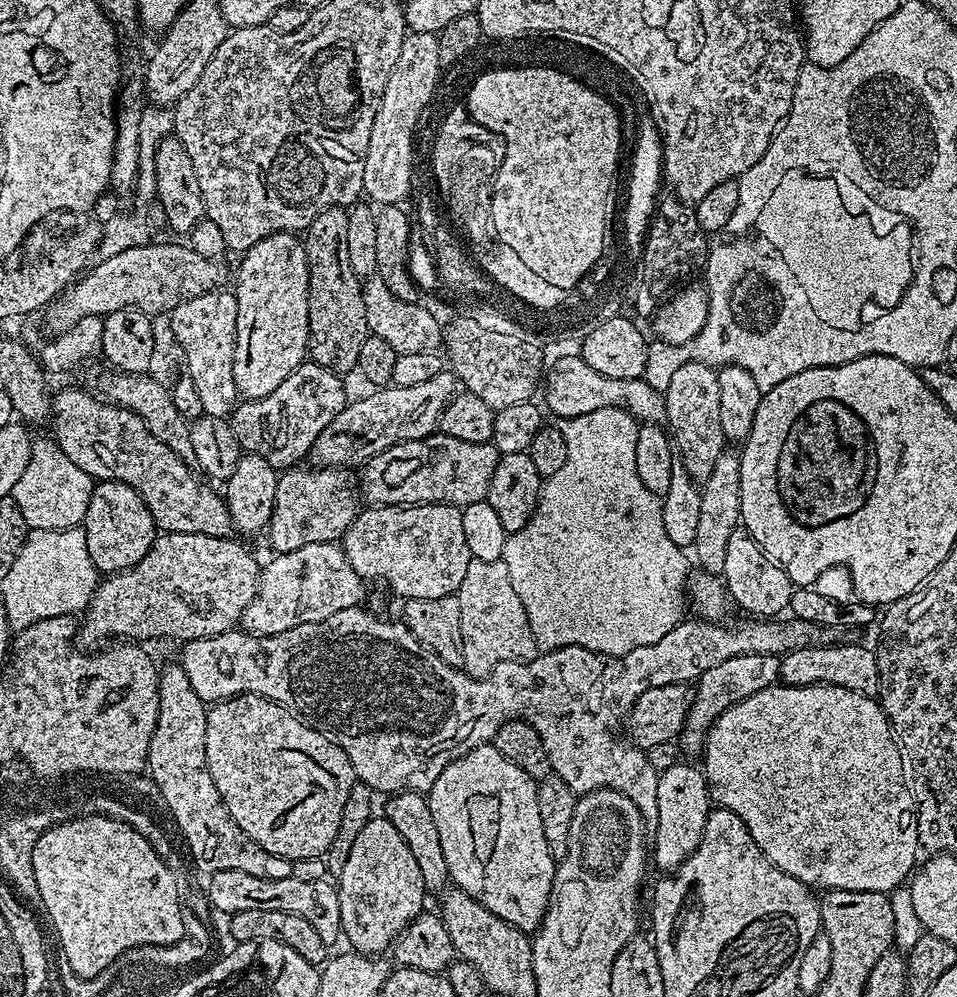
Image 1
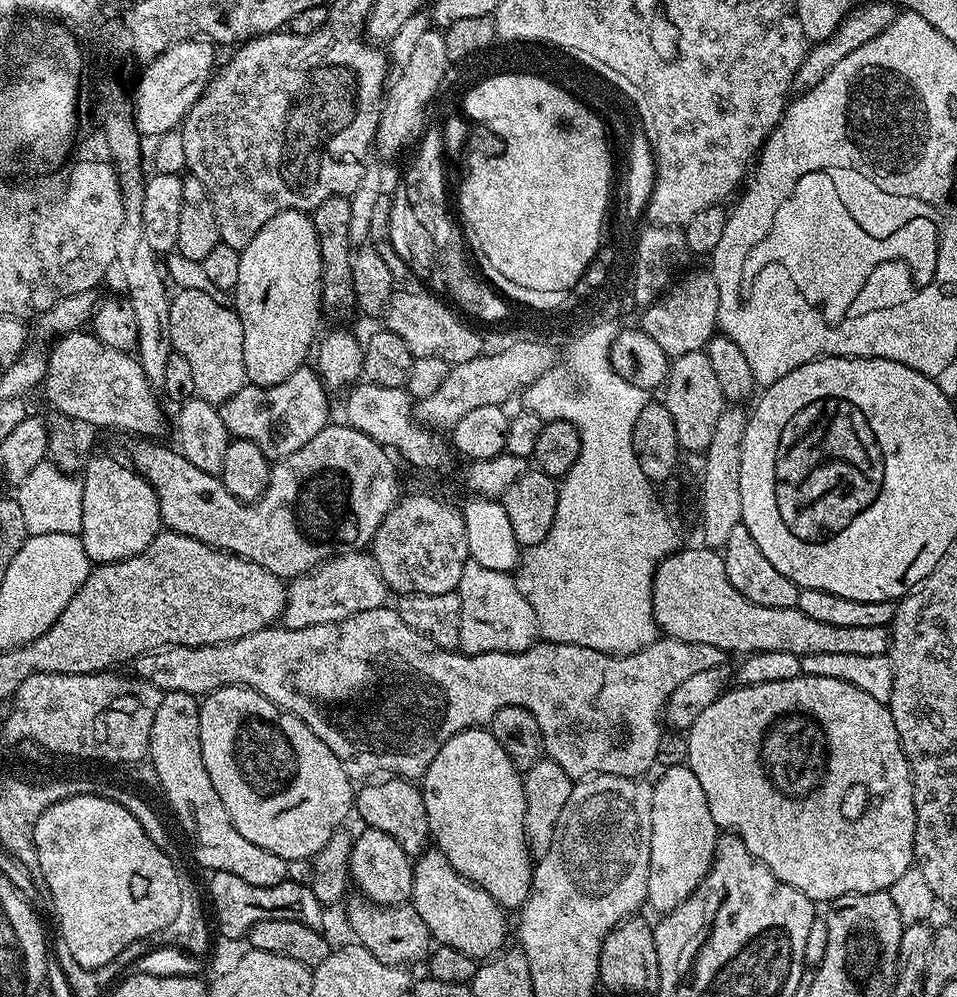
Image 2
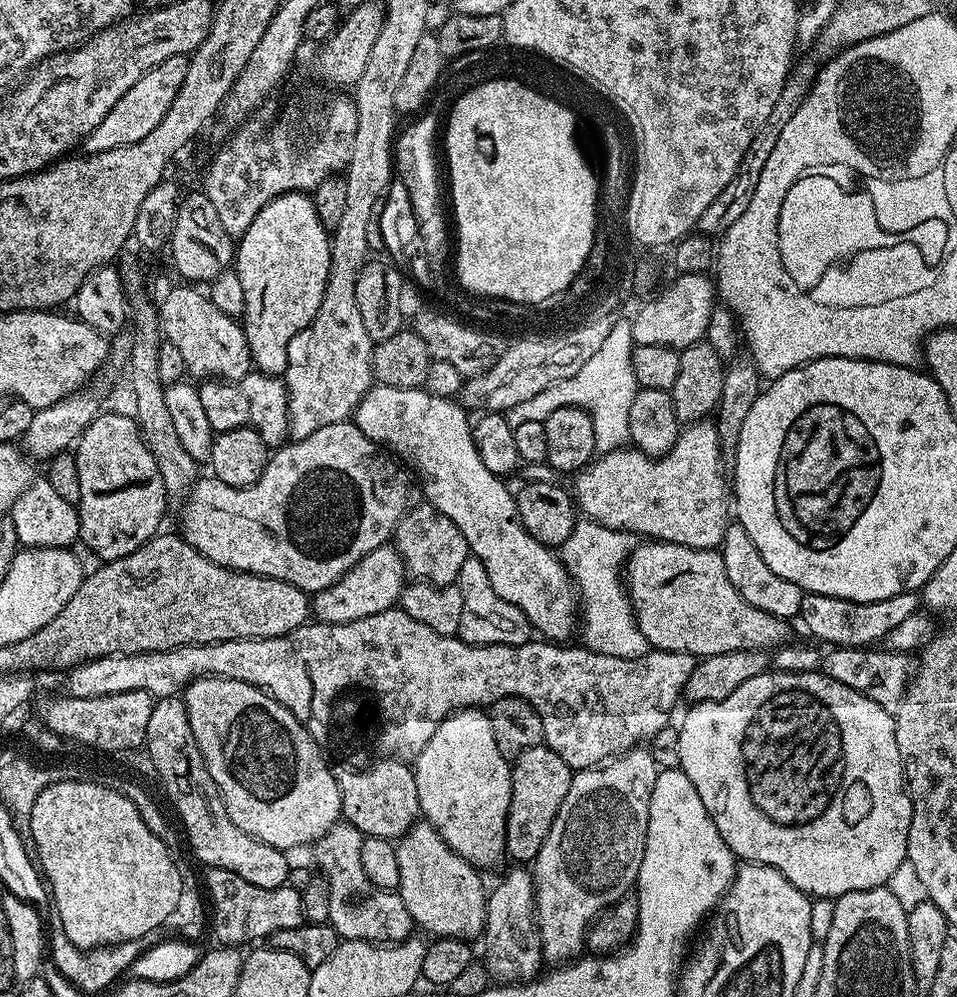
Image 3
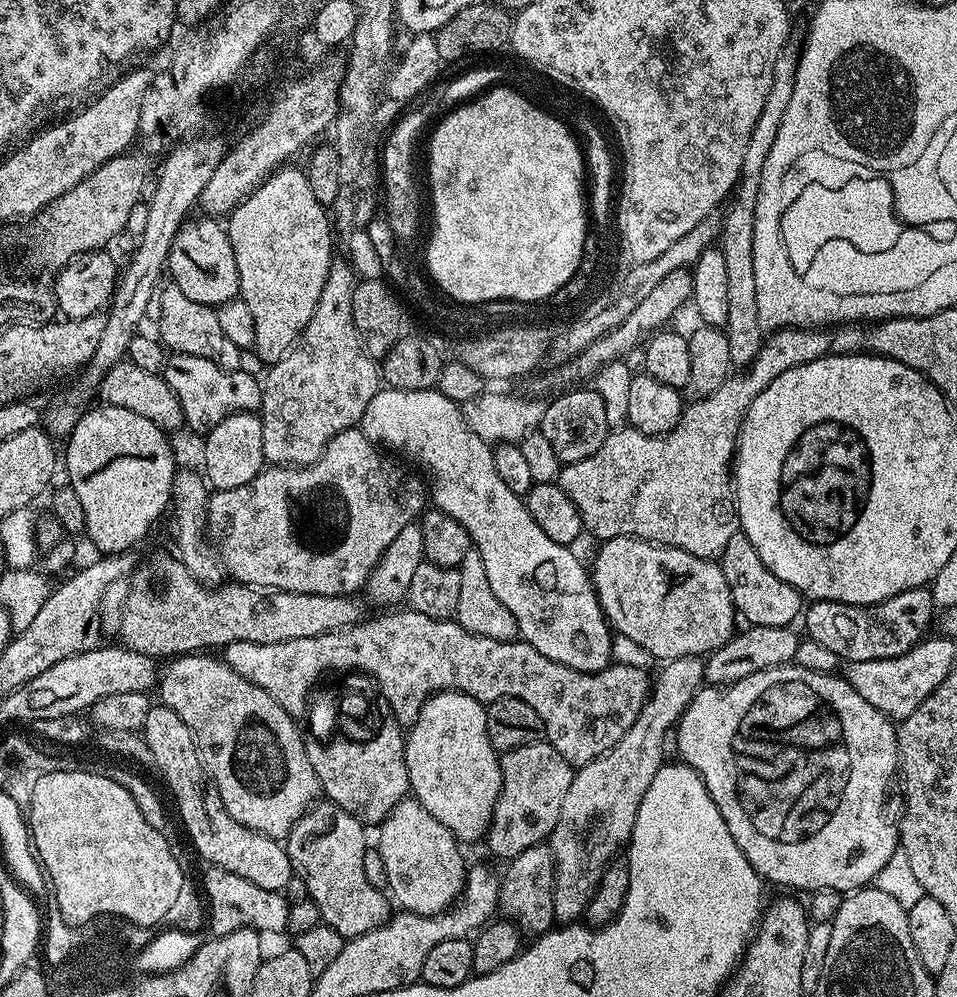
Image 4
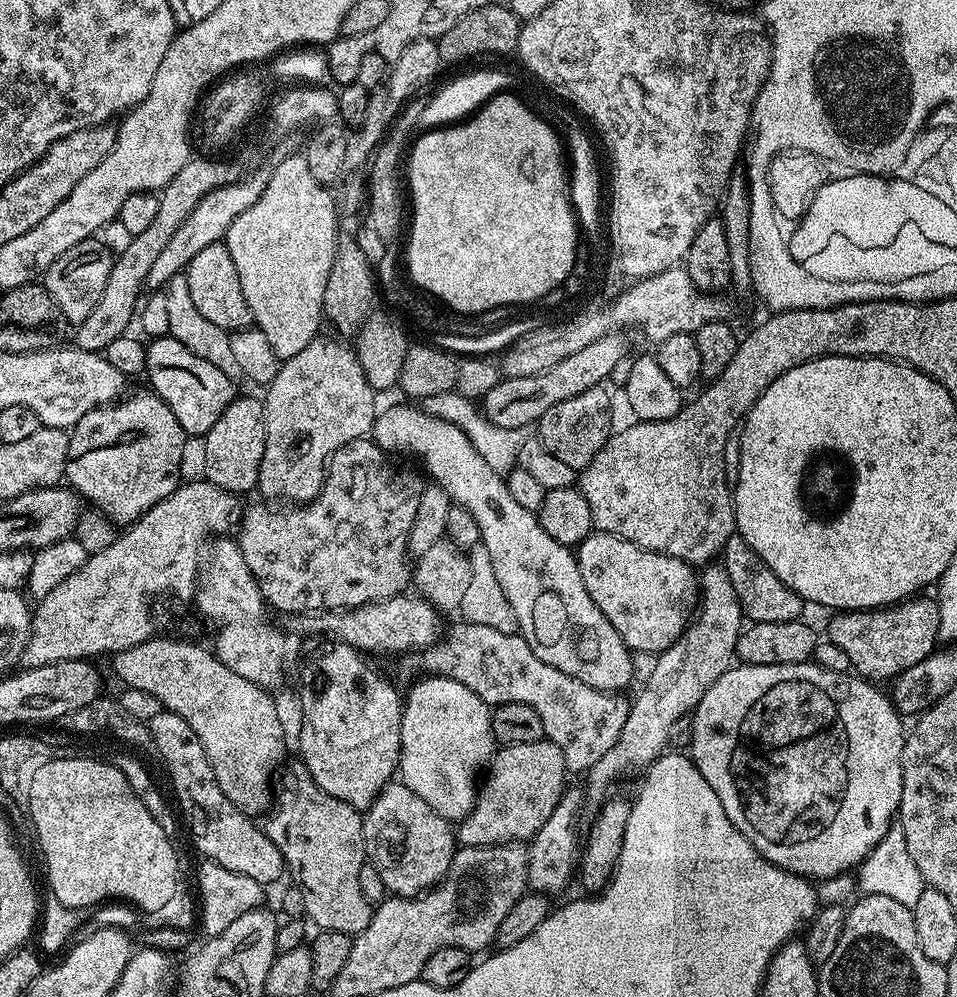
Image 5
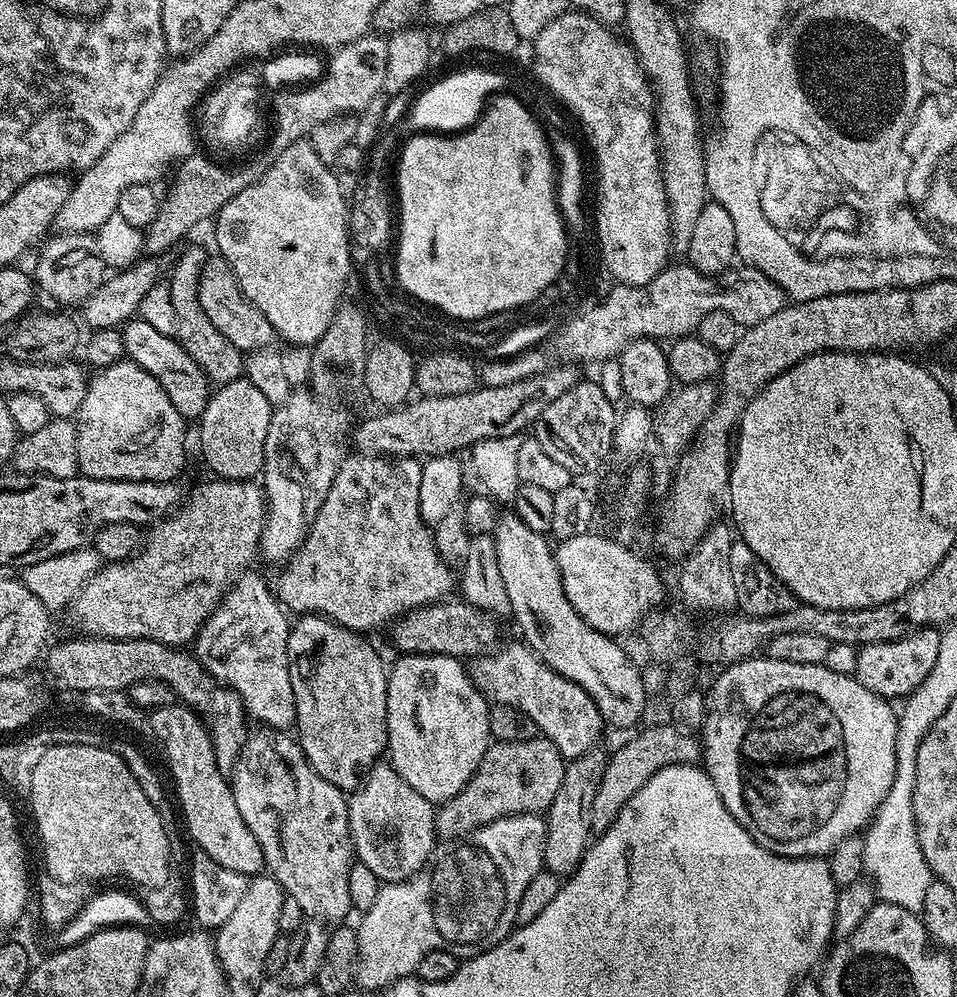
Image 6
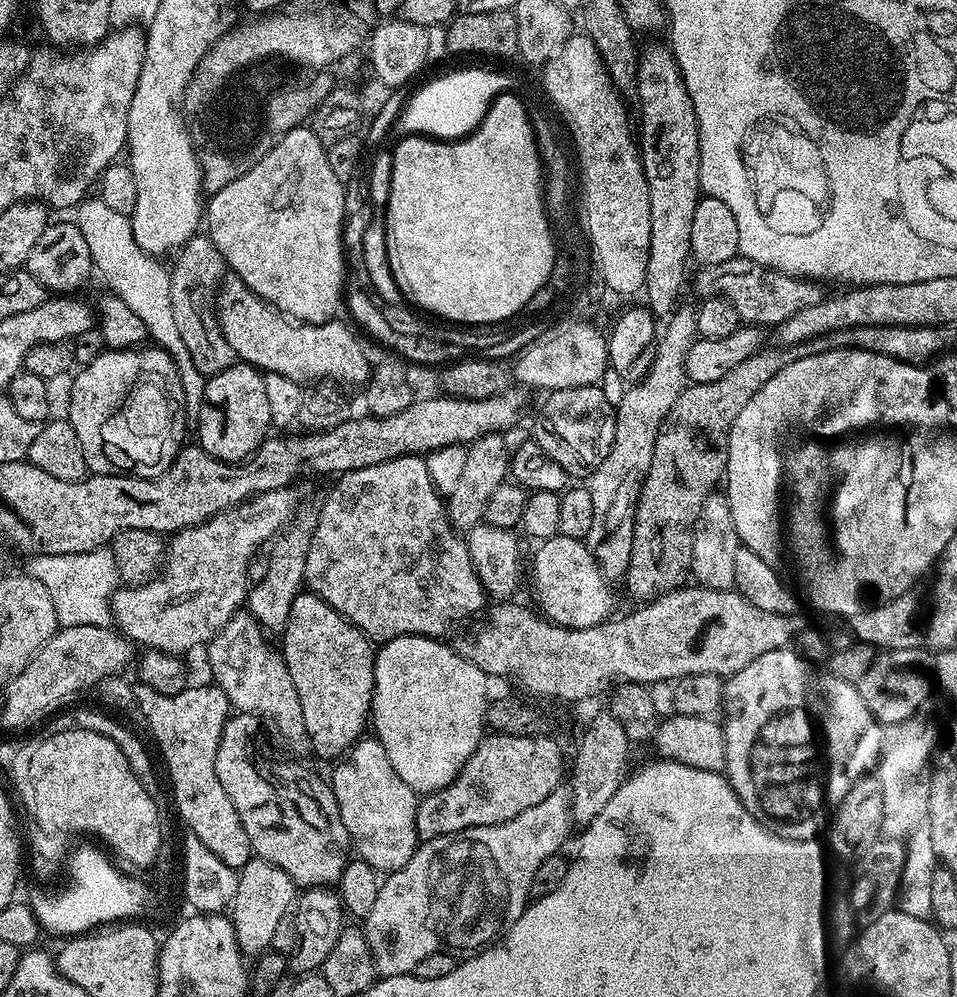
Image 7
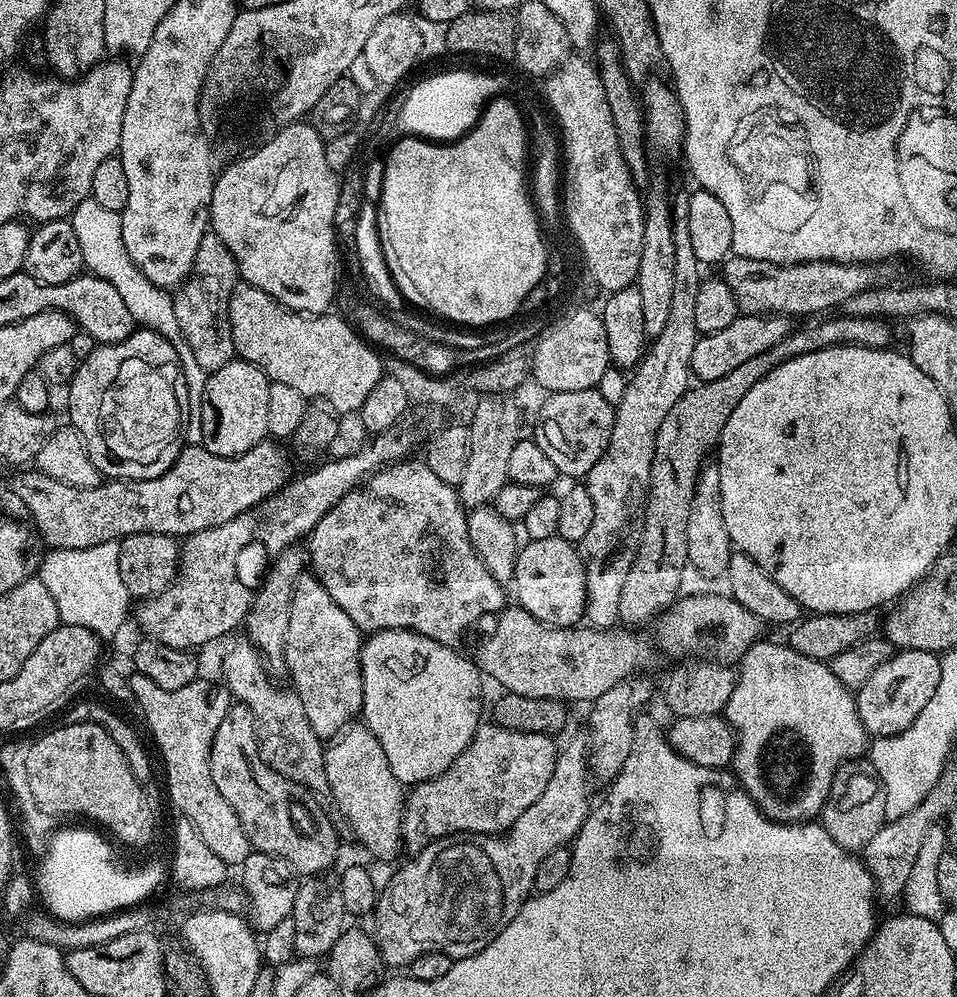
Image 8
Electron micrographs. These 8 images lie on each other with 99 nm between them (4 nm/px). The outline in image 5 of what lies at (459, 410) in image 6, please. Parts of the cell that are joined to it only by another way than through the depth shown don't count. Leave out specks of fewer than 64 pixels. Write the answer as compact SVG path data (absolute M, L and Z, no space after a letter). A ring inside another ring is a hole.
M607 332L602 338L598 338L598 342L590 342L590 346L570 354L570 358L562 358L558 366L542 370L542 374L530 374L530 378L500 379L498 386L494 386L494 390L490 390L490 394L483 398L483 416L498 427L535 425L542 414L550 410L550 406L558 406L558 402L566 402L566 398L574 398L574 394L582 394L582 390L601 387L609 379L614 366L630 352L622 337L620 332Z

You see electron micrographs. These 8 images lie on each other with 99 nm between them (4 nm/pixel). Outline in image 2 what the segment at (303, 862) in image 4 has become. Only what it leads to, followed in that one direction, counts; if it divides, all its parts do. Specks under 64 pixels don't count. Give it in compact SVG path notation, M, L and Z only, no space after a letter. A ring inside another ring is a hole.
M352 894L347 897L348 904L348 928L353 932L355 939L378 962L398 964L401 966L413 966L419 962L427 961L428 953L434 947L434 941L426 922L418 915L418 910L411 903L405 902L395 906L376 904L373 900L360 894Z

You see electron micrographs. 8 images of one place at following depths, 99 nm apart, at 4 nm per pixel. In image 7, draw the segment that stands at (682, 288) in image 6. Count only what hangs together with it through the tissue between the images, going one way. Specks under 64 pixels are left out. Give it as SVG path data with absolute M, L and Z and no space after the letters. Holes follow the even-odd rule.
M737 255L730 262L722 262L718 266L701 267L696 276L697 297L723 296L738 310L741 321L748 326L779 326L786 322L798 310L806 310L806 306L814 306L814 302L825 299L821 285L815 280L806 280L802 276L791 276L773 268L762 266L758 262Z

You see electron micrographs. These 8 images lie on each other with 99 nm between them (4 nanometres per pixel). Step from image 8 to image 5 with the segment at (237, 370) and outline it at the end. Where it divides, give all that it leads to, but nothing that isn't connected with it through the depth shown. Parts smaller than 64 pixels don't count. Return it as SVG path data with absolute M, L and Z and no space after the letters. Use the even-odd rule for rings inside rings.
M237 395L230 401L226 410L210 426L210 430L202 437L204 444L203 475L214 486L227 492L243 494L253 491L258 482L258 470L262 466L262 454L266 450L266 434L264 433L264 405L252 396Z

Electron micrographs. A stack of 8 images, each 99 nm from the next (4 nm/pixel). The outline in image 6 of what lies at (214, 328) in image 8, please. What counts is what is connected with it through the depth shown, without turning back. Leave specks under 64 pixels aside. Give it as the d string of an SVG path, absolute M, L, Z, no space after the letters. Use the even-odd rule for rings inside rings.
M188 248L176 260L172 268L172 277L166 280L170 292L171 305L174 306L174 333L181 346L198 362L205 376L213 385L219 386L226 382L234 382L244 375L245 353L235 348L218 330L214 330L210 318L206 318L206 310L202 310L202 302L198 302L198 278L202 274L202 266L210 259L209 253L200 248Z

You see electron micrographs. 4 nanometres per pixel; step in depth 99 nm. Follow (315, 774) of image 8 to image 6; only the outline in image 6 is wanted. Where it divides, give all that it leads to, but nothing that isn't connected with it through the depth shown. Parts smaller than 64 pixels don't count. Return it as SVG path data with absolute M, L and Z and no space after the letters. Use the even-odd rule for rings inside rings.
M245 570L232 582L231 588L224 593L220 605L210 613L196 635L194 655L200 667L208 672L213 681L230 688L240 696L245 711L261 725L269 728L288 730L296 718L294 706L294 686L290 686L290 666L288 665L288 629L290 616L276 599L273 589L253 570Z

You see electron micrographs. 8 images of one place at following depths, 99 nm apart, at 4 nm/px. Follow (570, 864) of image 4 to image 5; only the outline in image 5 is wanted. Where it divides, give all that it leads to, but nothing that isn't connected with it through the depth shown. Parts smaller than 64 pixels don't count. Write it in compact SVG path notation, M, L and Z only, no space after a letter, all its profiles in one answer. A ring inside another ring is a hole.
M709 563L699 573L698 596L698 611L688 627L668 649L657 655L650 678L639 685L640 693L631 697L626 726L622 726L618 742L588 769L587 787L590 792L592 787L594 795L603 797L603 792L615 780L639 768L640 771L647 769L669 747L668 735L672 732L672 724L678 723L680 716L687 717L695 712L698 702L702 702L702 694L706 694L706 690L710 690L710 686L714 686L714 682L733 667L736 643L742 631L742 613L734 586L730 586L730 574L726 574L723 563Z

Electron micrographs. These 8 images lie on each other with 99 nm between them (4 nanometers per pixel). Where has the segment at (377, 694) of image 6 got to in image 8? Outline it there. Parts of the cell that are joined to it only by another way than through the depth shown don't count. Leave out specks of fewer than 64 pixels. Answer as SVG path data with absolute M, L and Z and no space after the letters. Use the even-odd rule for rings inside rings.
M305 570L294 582L294 598L290 598L290 626L286 626L284 643L284 666L287 675L292 675L291 687L314 726L314 734L321 738L335 738L361 715L364 706L362 676L360 674L360 650L362 633L350 622L350 614L330 598L326 586L311 571Z

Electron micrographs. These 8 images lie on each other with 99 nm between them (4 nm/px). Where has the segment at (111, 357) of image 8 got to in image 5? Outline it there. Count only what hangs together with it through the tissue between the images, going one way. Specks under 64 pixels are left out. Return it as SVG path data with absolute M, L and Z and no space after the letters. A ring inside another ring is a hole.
M151 390L128 394L119 402L90 410L71 429L64 480L116 526L127 526L180 487L184 443L182 426L161 396Z

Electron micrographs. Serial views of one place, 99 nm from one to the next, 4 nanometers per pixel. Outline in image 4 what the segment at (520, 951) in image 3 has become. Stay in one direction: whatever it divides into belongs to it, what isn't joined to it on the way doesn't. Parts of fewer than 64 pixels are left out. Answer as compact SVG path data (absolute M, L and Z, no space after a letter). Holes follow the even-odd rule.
M547 843L530 846L530 850L522 850L514 859L507 861L505 872L500 881L499 911L511 920L525 937L535 938L544 935L553 927L554 914L554 886L556 885L556 863L552 858L552 849Z

